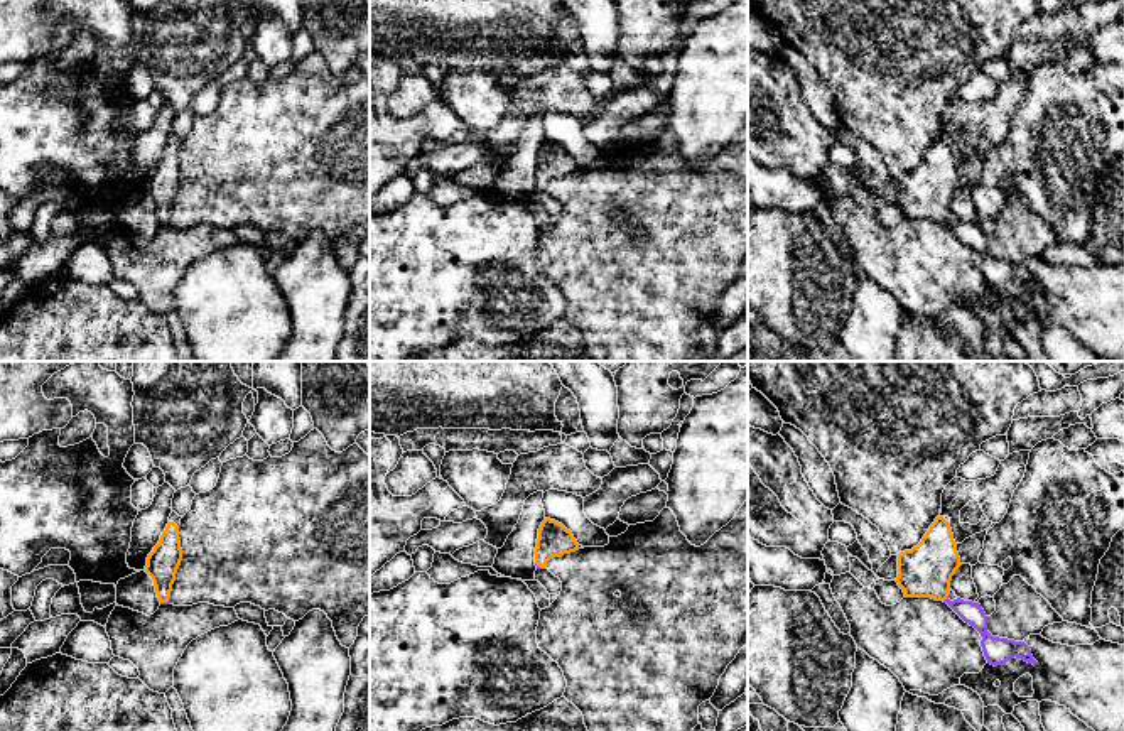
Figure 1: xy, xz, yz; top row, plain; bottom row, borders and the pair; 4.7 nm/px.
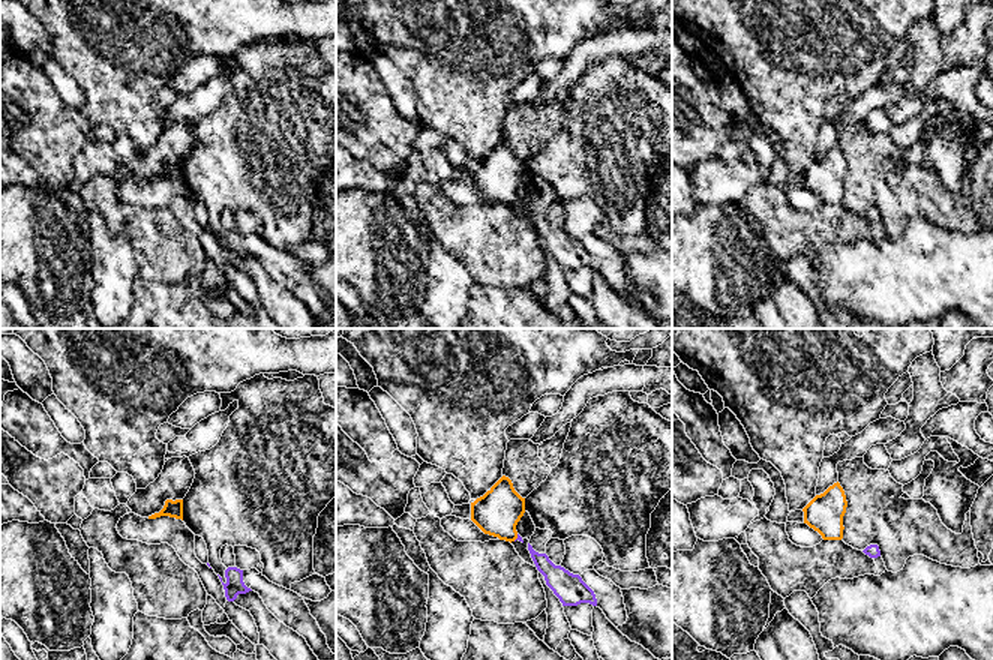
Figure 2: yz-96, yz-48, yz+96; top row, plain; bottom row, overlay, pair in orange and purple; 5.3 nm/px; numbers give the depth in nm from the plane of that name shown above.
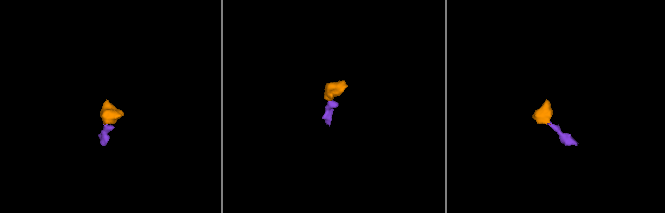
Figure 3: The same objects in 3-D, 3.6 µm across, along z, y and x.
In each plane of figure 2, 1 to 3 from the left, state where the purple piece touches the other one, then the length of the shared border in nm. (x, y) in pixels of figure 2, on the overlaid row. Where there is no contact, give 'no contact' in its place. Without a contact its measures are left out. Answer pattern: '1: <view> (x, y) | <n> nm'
1: no contact
2: yz-48 (516, 537) | 50 nm
3: no contact

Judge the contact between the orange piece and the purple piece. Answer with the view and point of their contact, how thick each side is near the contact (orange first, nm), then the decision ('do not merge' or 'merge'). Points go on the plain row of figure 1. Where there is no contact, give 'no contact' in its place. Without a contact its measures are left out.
yz (945, 220) | 260/100 nm | merge

